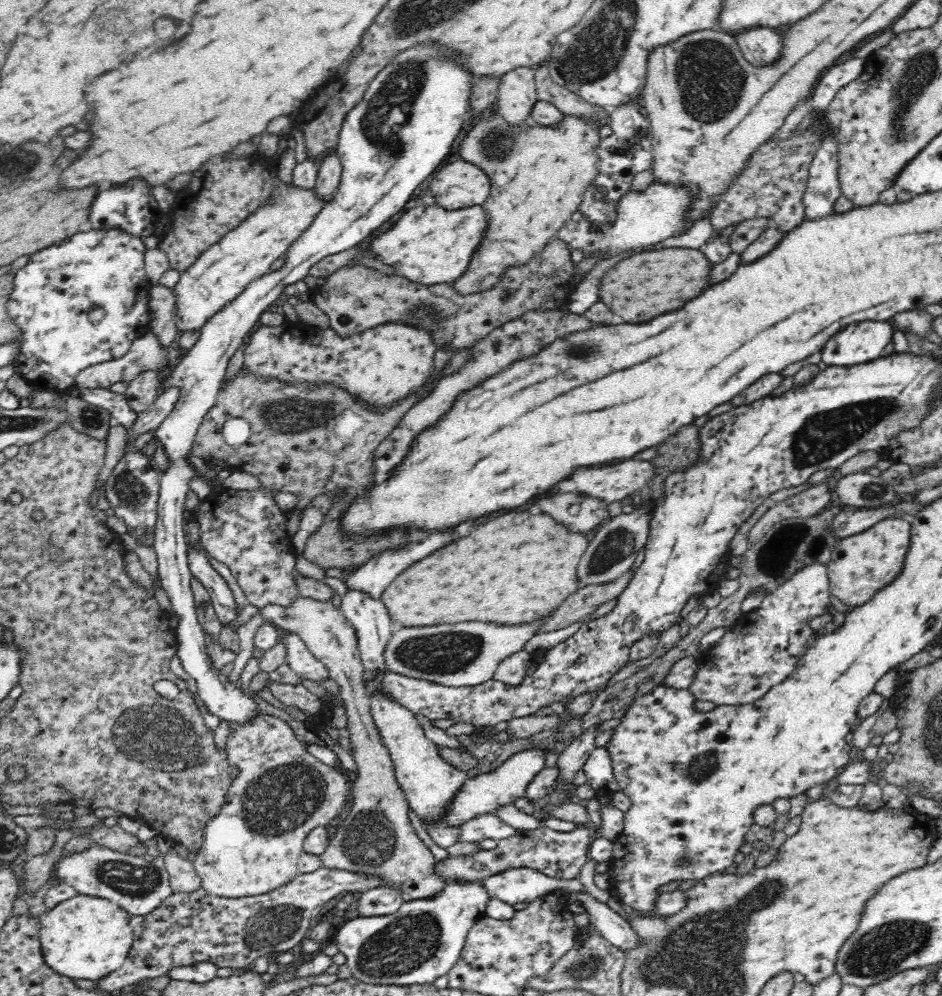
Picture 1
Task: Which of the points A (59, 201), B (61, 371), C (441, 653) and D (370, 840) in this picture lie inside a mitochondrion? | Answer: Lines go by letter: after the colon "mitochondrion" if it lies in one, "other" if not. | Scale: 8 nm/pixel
A: other
B: other
C: mitochondrion
D: mitochondrion

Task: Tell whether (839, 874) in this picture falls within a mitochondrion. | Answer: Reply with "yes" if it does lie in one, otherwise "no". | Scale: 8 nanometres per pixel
no

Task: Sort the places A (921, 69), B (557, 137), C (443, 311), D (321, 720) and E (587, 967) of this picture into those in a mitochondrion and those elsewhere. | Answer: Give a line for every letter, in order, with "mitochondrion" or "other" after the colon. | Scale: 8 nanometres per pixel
A: mitochondrion
B: other
C: mitochondrion
D: other
E: mitochondrion

